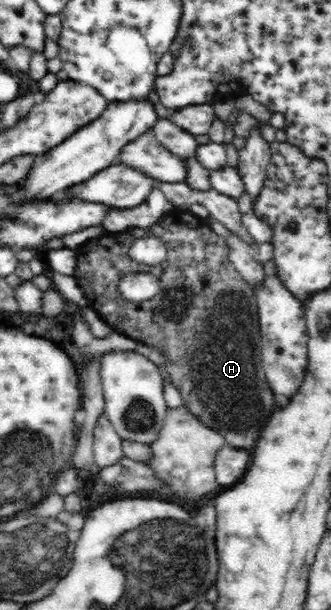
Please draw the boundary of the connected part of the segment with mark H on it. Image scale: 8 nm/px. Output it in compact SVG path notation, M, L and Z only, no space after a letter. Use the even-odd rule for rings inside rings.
M175 205L161 215L151 227L128 228L124 232L107 232L91 239L75 249L79 265L91 265L87 273L75 273L74 278L81 287L87 305L107 321L112 322L115 338L125 336L155 347L157 351L171 357L167 367L172 382L181 393L184 406L196 415L201 423L225 438L227 446L249 449L256 445L269 415L275 409L275 395L268 384L261 357L262 337L257 317L257 304L251 286L242 278L229 260L229 247L226 240L215 233L206 221L195 215L189 207ZM155 237L166 246L165 262L156 266L137 264L131 260L128 250L137 239ZM128 273L150 273L161 279L159 297L152 301L132 301L121 299L118 281Z

